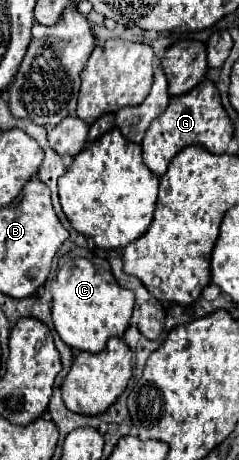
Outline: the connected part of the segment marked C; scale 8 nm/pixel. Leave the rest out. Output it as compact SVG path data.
M67 256L53 278L51 292L53 292L53 324L59 332L61 340L75 348L87 352L101 352L111 336L123 336L129 328L135 296L131 290L121 288L109 270L107 260L91 262L89 258Z

